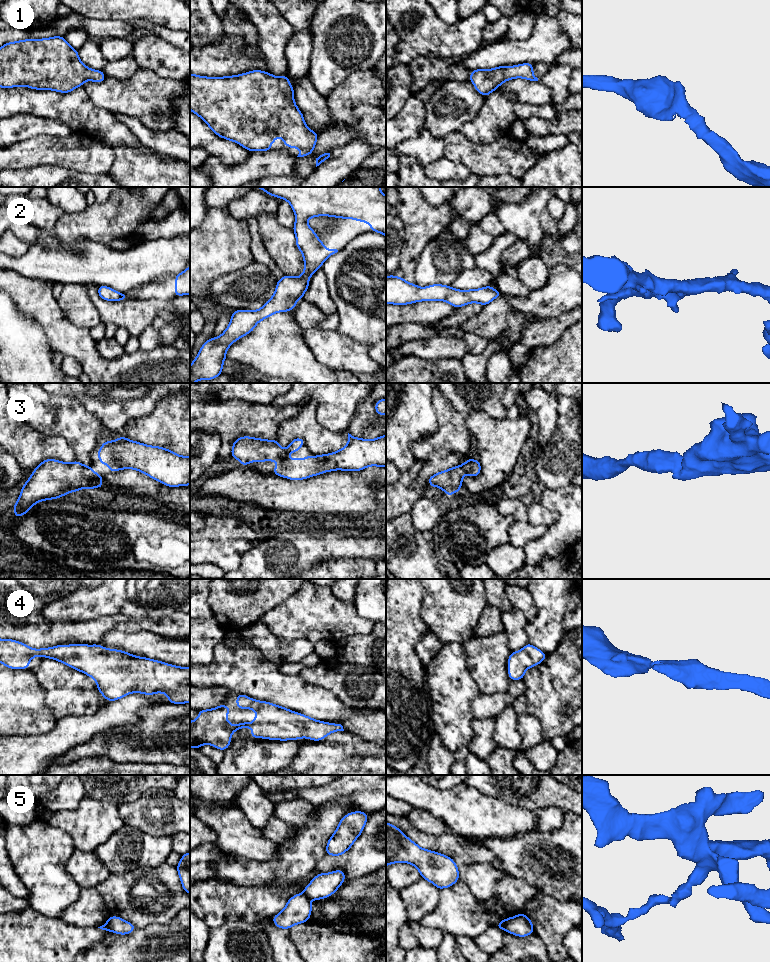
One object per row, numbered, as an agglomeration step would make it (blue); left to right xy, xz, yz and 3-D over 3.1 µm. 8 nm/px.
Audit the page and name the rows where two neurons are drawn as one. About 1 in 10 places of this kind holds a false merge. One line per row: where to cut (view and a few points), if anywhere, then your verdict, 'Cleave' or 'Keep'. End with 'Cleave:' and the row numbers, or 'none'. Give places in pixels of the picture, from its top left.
1: No split. Keep
2: No split. Keep
3: No split. Keep
4: No split. Keep
5: Split along yz (507, 919), (504, 929). Cleave
Cleave: 5

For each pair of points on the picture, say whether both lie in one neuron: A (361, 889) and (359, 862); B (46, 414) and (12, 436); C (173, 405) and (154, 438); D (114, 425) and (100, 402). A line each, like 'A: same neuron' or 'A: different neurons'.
A: different neurons
B: different neurons
C: same neuron
D: same neuron

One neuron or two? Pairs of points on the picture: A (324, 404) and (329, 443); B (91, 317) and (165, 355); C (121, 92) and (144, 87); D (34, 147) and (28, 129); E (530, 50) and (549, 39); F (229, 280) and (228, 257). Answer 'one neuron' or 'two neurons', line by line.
A: two neurons
B: two neurons
C: one neuron
D: two neurons
E: one neuron
F: two neurons

